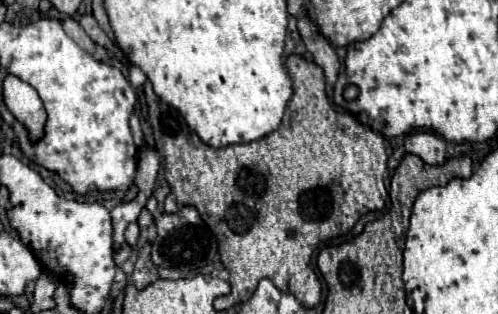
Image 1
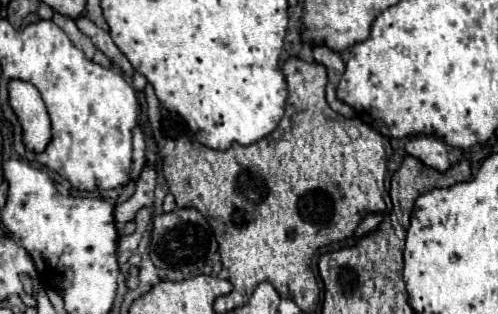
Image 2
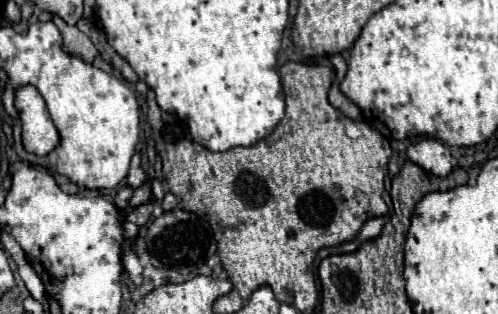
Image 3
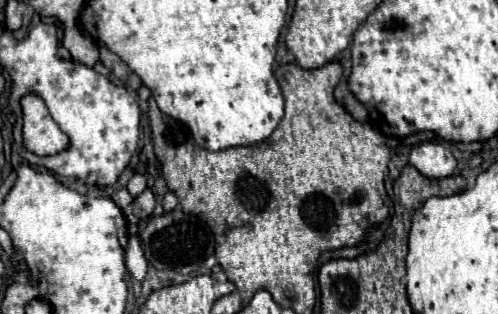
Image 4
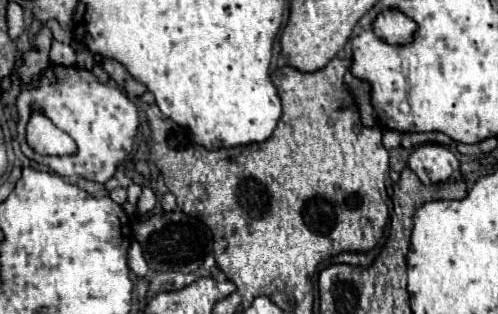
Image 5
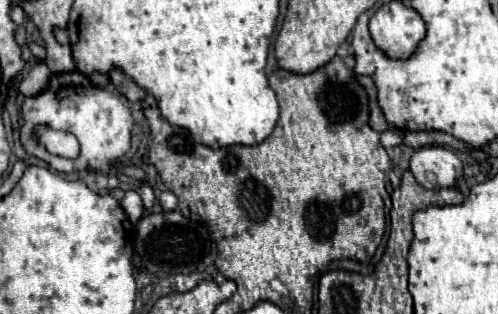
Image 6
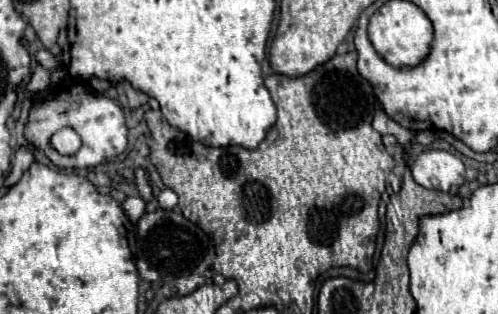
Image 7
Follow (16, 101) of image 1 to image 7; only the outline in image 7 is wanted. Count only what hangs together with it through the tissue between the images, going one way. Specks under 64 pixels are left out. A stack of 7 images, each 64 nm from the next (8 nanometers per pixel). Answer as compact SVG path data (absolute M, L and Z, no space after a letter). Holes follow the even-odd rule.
M68 126L60 128L60 130L52 136L52 146L54 146L60 154L66 154L66 156L74 154L74 152L80 148L80 144L82 144L82 140L80 140L78 132L76 132L74 128L68 128Z

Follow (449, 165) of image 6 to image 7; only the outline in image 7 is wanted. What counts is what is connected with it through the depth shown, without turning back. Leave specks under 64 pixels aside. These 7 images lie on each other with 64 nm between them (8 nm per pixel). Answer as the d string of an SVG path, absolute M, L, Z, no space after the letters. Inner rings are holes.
M446 150L422 152L412 164L414 180L424 188L440 192L452 192L454 188L460 188L466 182L464 172L464 162Z

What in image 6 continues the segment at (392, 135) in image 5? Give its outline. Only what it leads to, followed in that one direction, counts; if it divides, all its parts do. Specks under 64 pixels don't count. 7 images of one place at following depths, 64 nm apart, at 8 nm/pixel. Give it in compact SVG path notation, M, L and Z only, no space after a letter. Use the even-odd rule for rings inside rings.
M387 130L381 134L381 144L387 150L402 144L402 142L403 136L399 132L392 132L391 130Z

